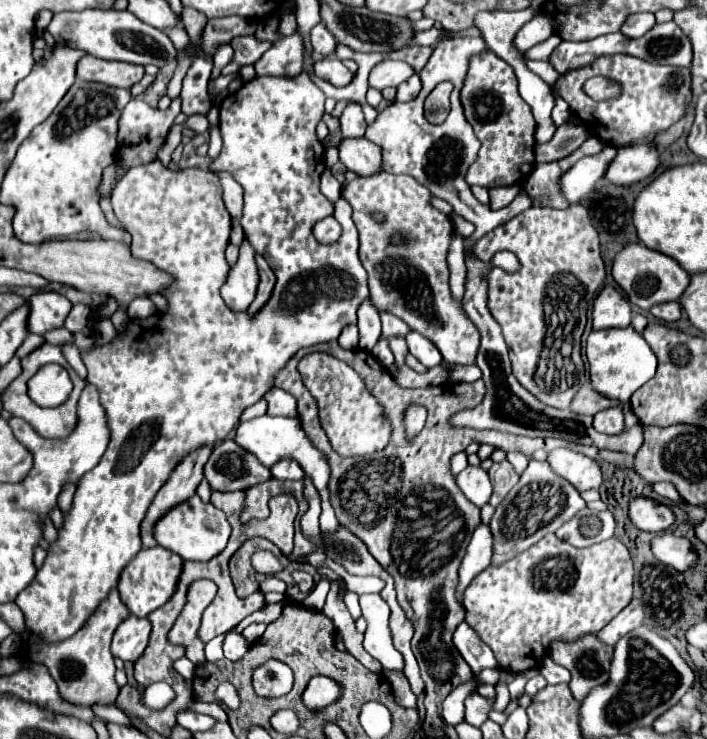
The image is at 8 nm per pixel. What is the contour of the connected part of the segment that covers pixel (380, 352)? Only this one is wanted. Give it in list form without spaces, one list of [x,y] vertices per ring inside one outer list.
[[[380,338],[374,348],[371,350],[371,354],[376,358],[377,362],[388,368],[394,363],[394,355],[388,345],[387,340]]]

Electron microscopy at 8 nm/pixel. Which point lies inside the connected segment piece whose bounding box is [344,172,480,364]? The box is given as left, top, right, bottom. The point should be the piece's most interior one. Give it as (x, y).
(411, 280)

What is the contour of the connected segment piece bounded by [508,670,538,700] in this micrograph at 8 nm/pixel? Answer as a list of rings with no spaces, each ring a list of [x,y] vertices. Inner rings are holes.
[[[532,670],[532,674],[518,674],[512,682],[510,682],[510,698],[514,700],[514,698],[518,698],[522,692],[524,692],[524,686],[526,686],[526,682],[528,682],[528,678],[532,678],[534,674],[536,674],[538,670]]]

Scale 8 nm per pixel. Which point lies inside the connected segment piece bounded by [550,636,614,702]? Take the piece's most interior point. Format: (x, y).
(588, 661)

